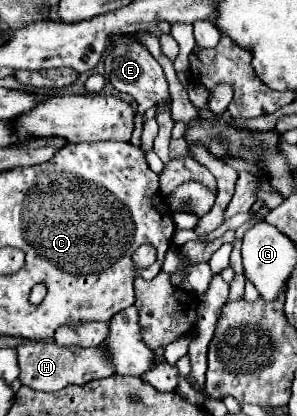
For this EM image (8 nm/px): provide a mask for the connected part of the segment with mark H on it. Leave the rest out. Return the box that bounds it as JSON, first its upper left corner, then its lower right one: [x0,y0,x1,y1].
[17,341,115,391]

